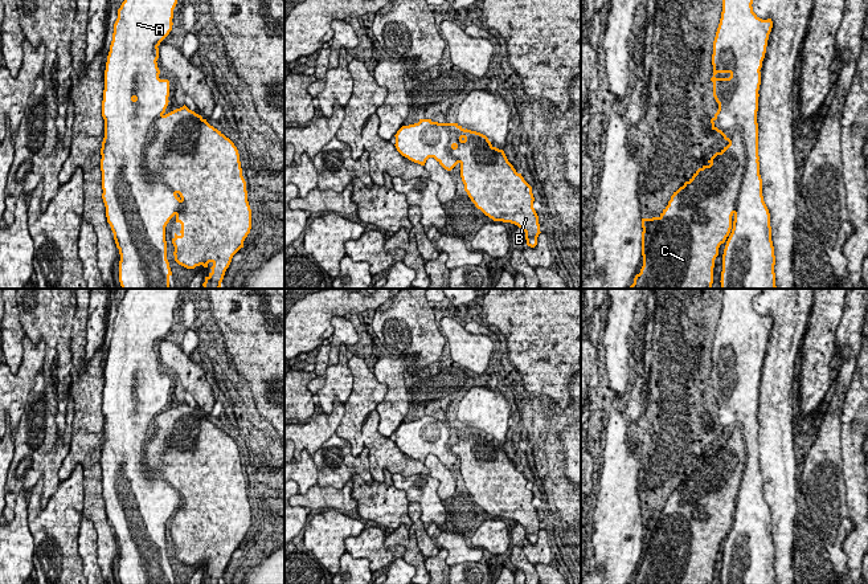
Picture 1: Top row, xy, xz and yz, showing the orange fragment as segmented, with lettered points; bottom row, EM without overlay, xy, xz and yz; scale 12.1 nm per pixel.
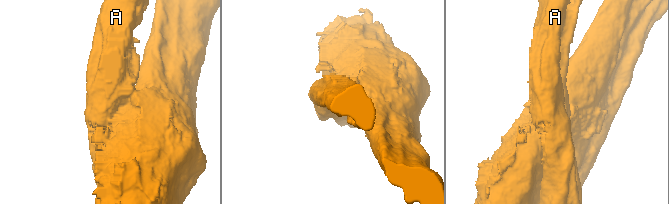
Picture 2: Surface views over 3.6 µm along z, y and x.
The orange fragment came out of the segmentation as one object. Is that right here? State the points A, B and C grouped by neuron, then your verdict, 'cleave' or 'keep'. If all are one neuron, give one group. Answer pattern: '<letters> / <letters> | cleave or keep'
A / B C | cleave

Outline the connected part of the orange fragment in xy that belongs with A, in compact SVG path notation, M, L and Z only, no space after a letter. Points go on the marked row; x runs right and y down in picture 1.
M124 0L118 9L114 24L112 41L105 70L105 90L102 117L105 119L105 138L101 148L102 199L106 207L107 222L114 233L119 249L119 282L122 289L169 289L172 275L167 260L165 226L180 213L183 200L171 191L164 181L150 176L143 167L143 139L150 123L157 123L165 113L169 97L169 81L160 79L157 68L159 45L172 30L173 9L177 0Z

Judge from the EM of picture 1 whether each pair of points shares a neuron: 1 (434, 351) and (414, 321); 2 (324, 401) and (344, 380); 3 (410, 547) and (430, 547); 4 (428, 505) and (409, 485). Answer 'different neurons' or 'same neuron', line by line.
1: same neuron
2: same neuron
3: different neurons
4: same neuron

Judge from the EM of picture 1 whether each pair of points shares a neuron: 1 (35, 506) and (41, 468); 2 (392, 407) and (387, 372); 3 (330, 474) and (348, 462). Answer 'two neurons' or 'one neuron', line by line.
1: two neurons
2: one neuron
3: one neuron

